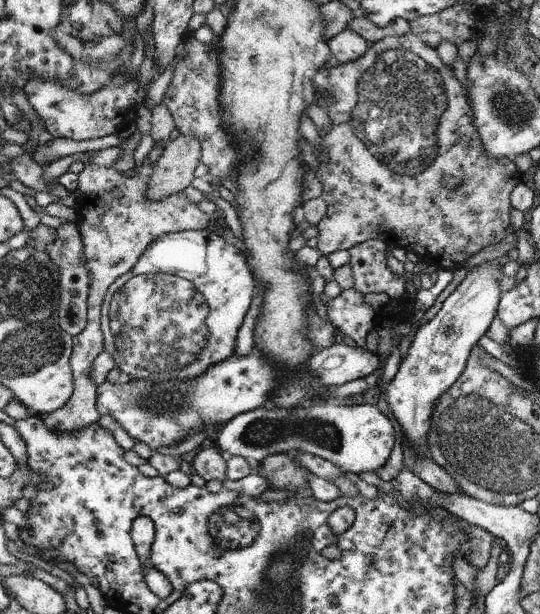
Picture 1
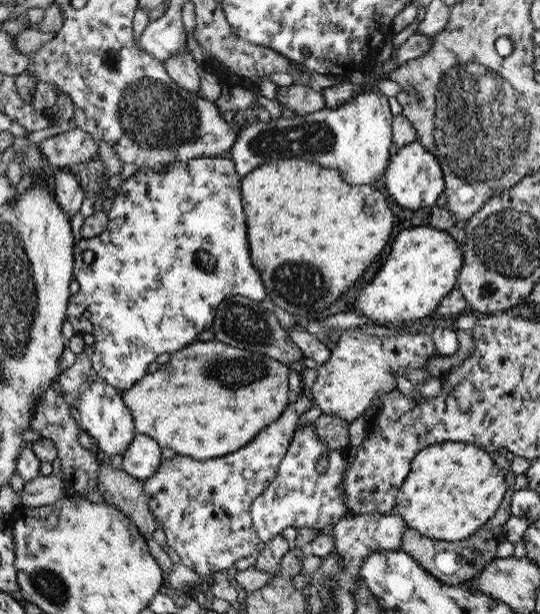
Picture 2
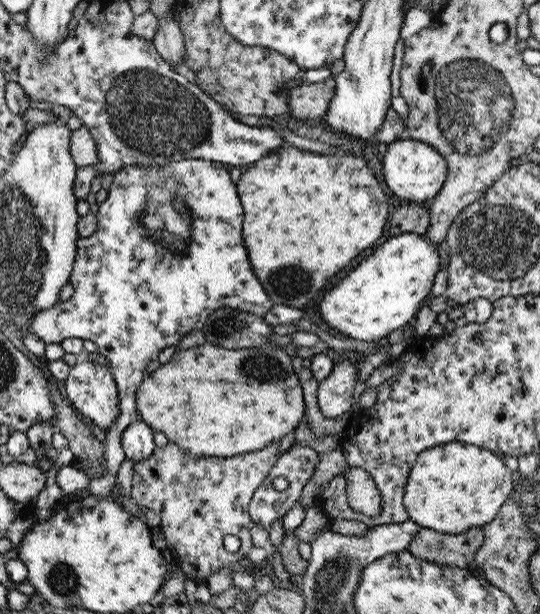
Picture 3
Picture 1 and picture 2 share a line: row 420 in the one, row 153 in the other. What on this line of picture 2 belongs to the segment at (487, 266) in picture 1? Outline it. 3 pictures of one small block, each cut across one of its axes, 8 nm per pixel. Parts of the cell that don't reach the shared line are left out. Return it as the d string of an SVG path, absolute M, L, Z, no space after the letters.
M417 140L396 148L396 152L390 157L385 179L386 190L394 202L401 208L410 210L432 208L445 190L443 170L438 159Z

